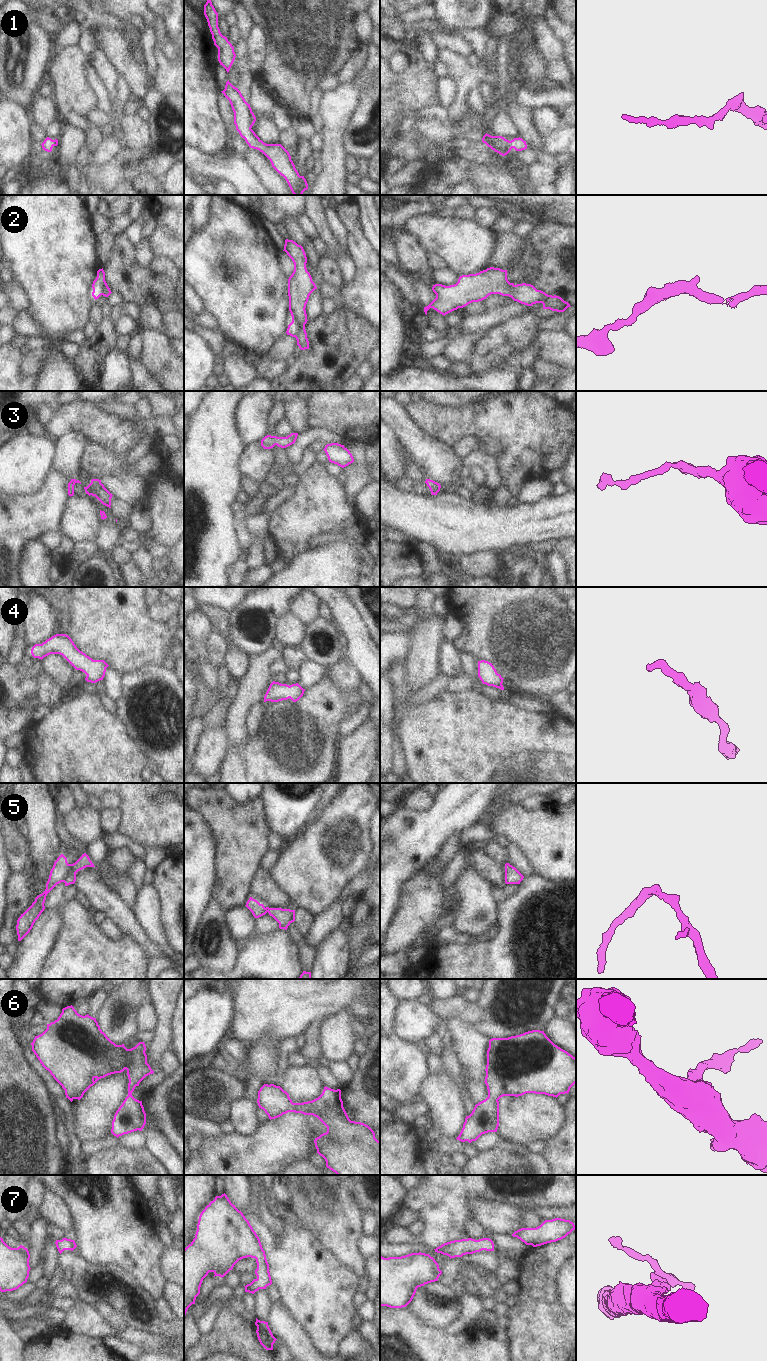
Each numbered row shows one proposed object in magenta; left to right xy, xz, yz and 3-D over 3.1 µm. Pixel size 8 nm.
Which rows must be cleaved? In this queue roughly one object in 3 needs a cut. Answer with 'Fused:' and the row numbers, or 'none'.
Fused: 5

